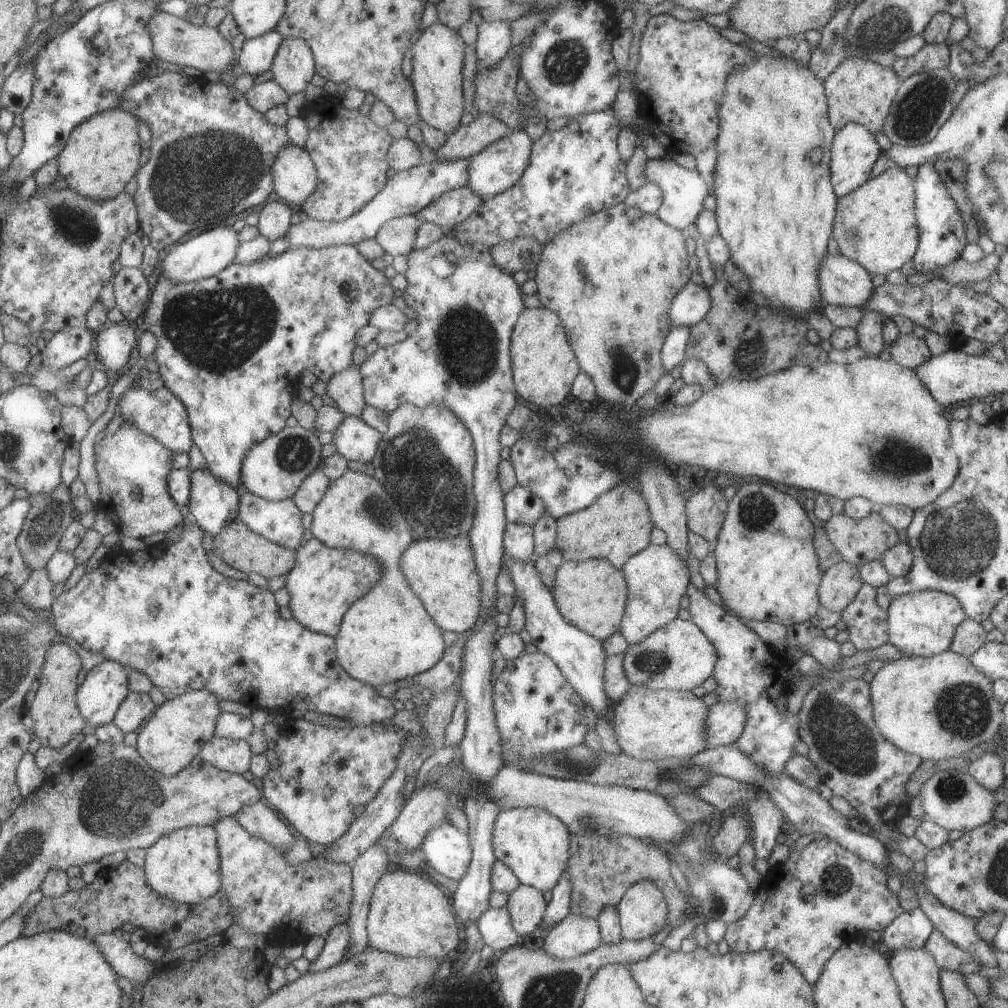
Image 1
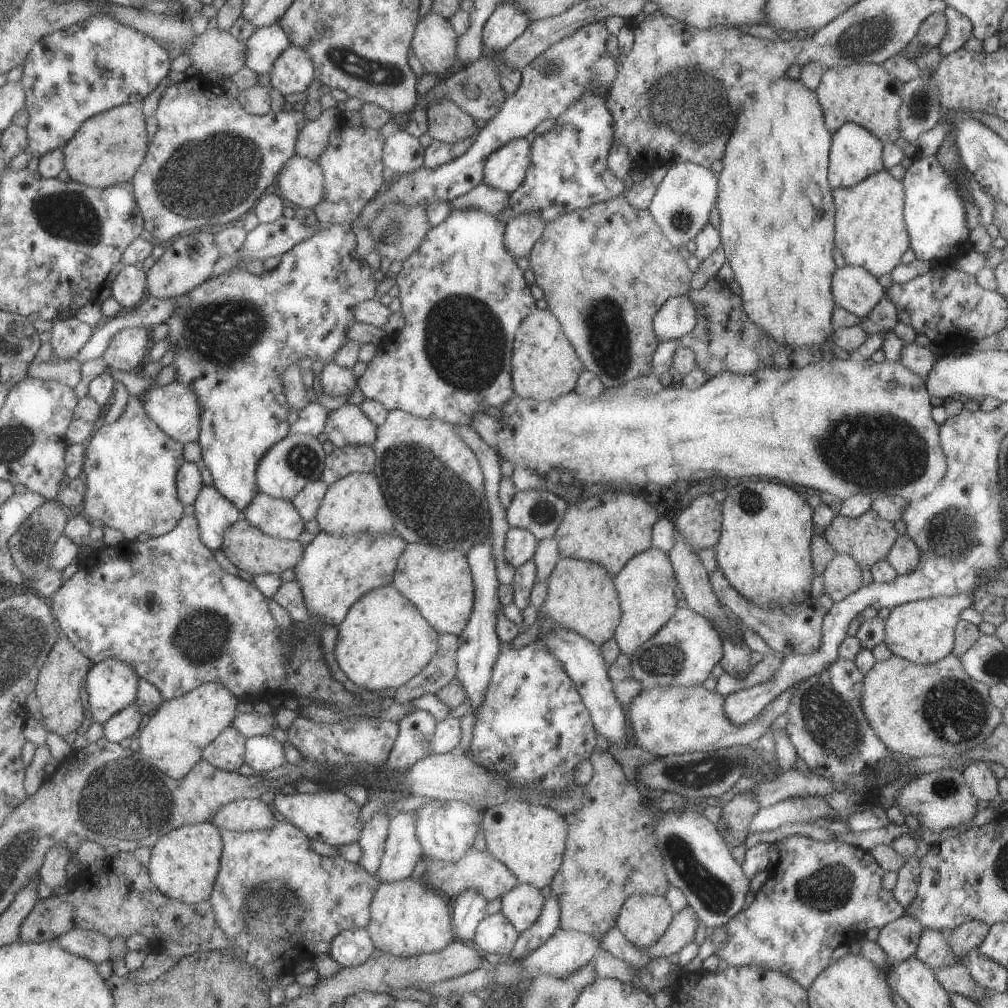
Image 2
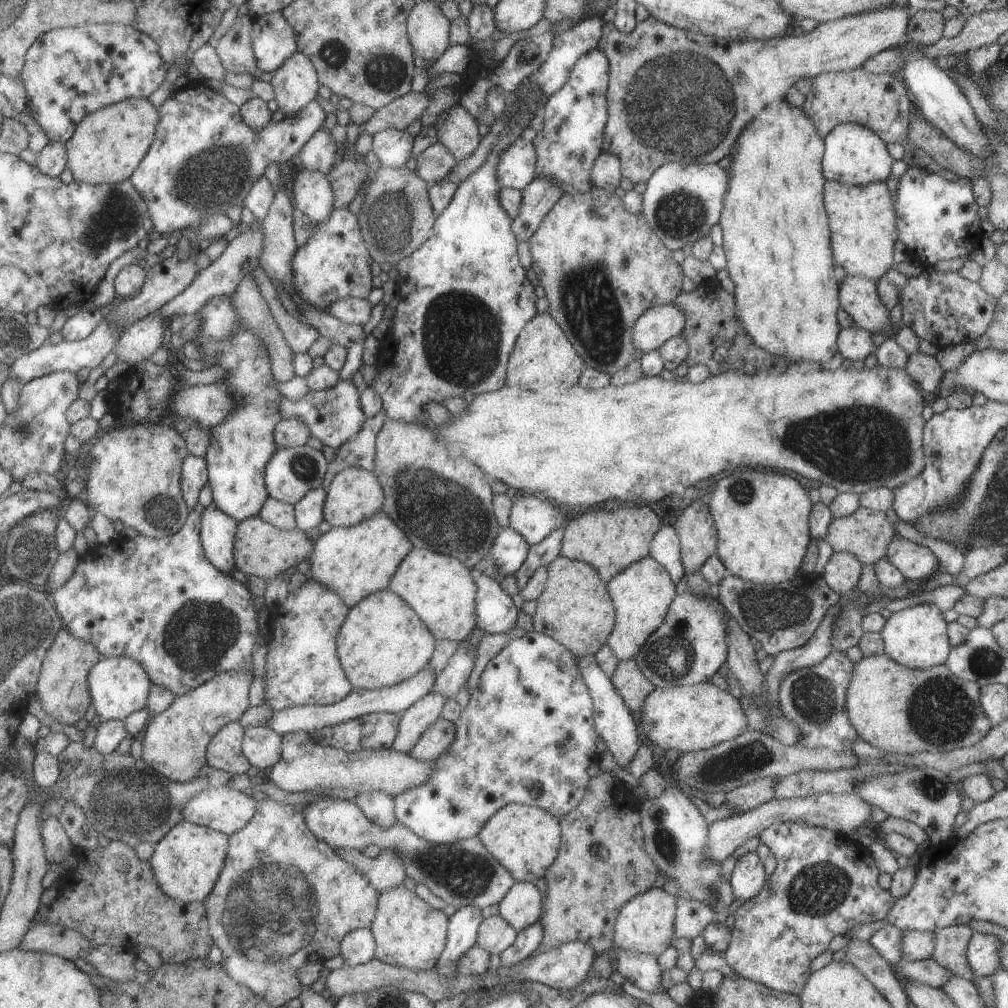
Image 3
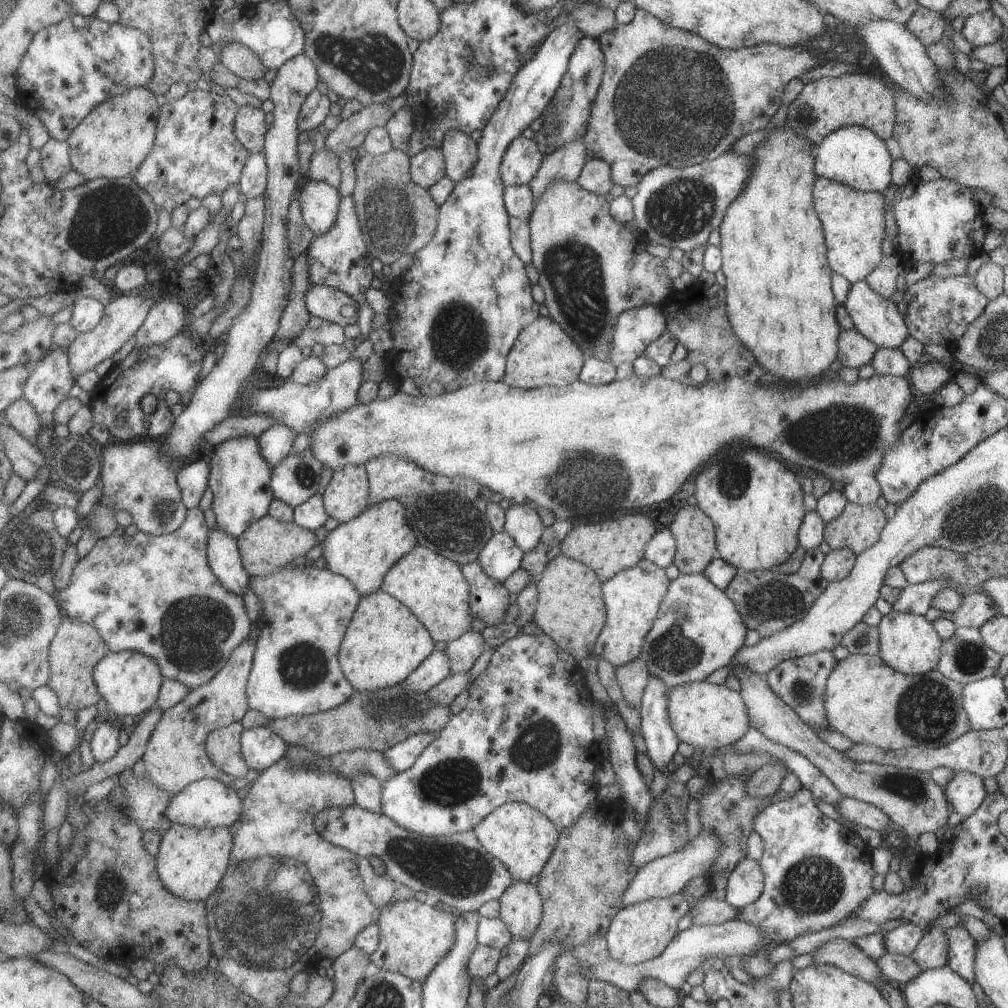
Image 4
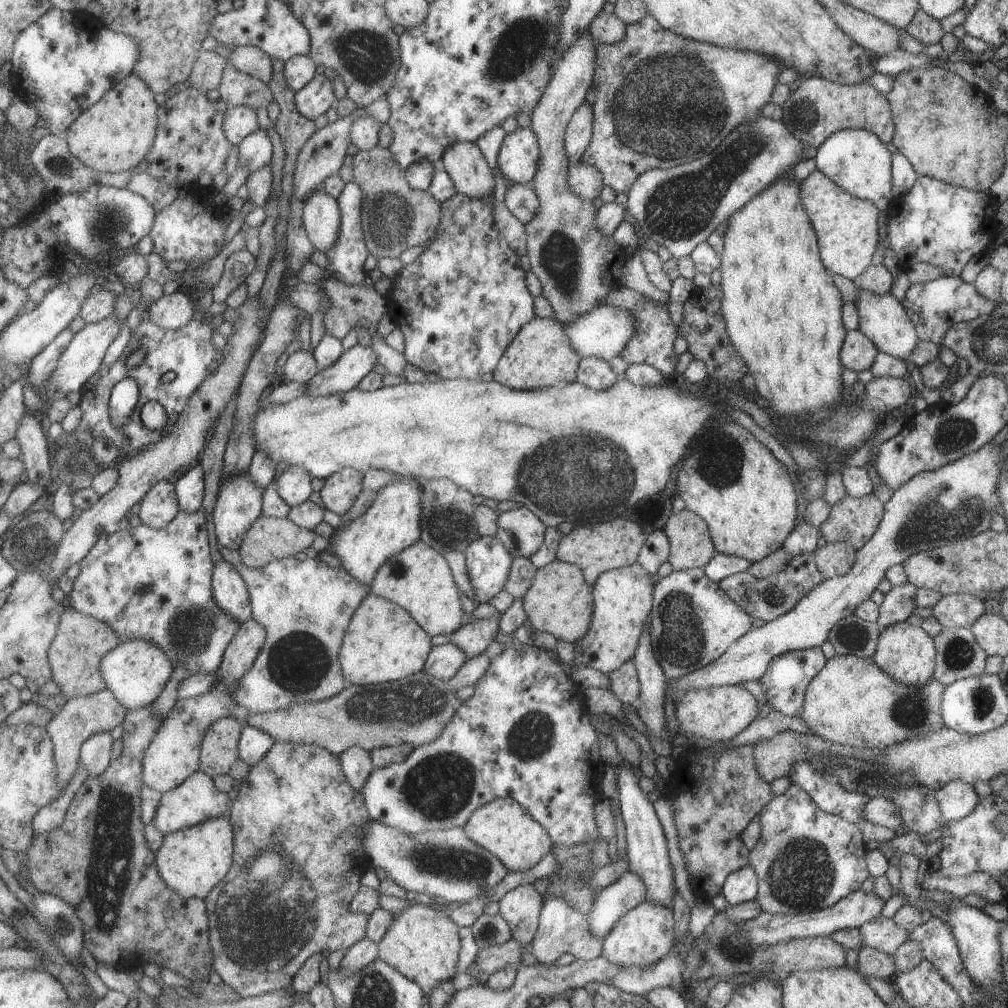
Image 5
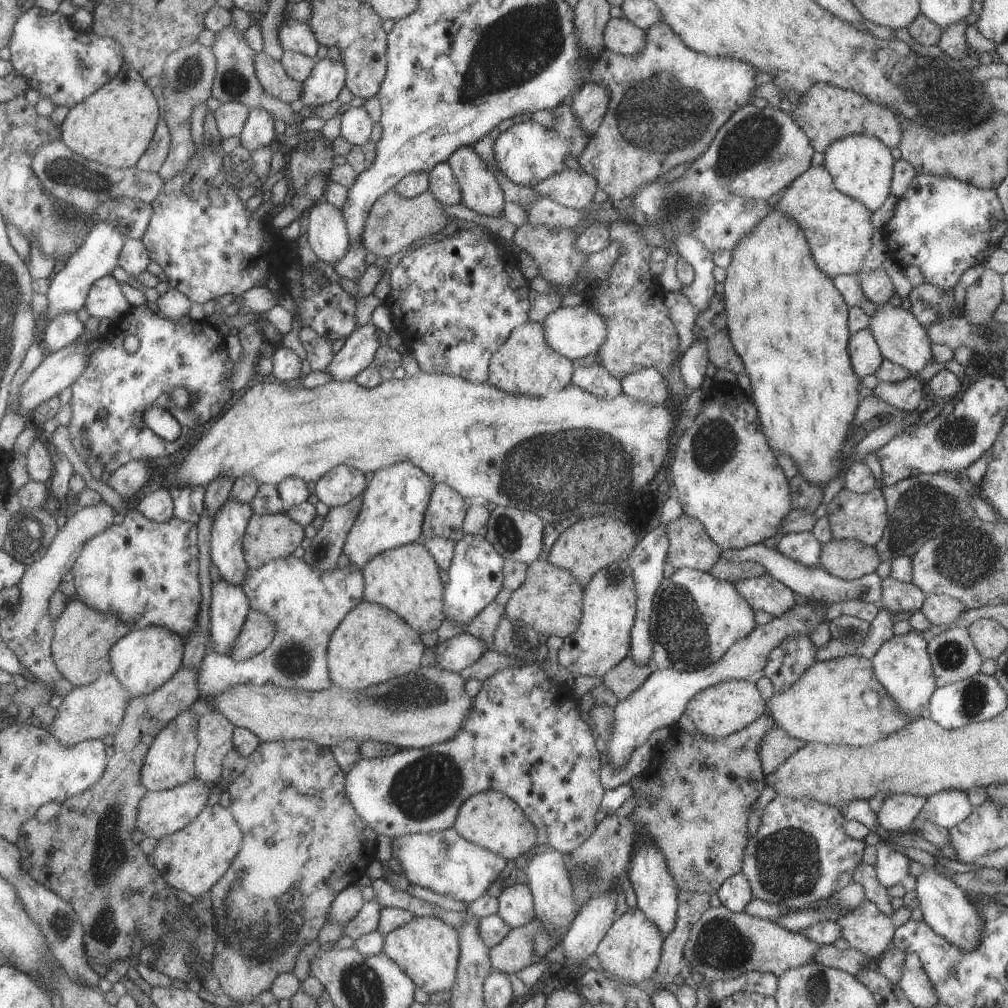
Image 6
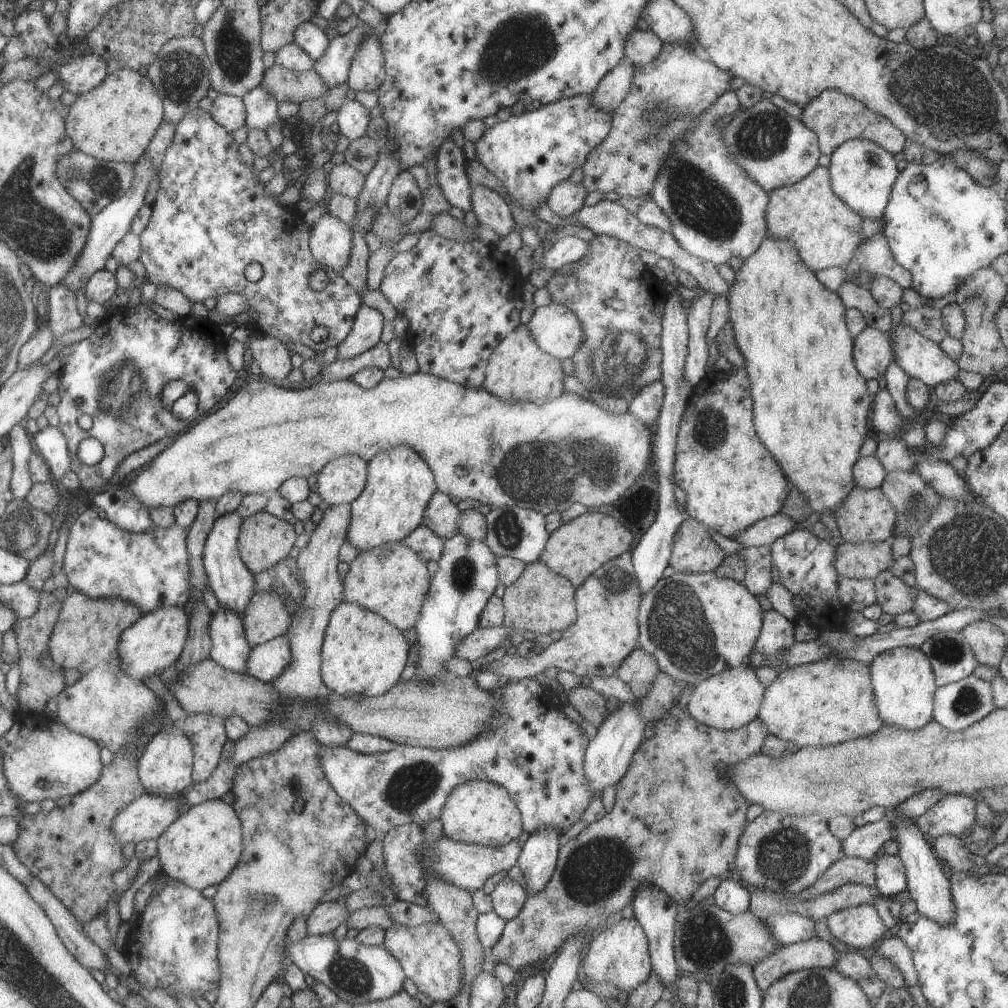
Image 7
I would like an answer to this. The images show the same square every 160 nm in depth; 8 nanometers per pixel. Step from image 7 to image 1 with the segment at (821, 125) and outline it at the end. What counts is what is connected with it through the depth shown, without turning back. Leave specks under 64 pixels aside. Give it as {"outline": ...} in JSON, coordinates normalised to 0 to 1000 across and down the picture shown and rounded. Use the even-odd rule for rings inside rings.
{"outline":[[[840,57],[815,82],[821,103],[821,118],[828,130],[838,122],[848,122],[867,133],[875,131],[878,116],[894,79],[884,66],[874,65],[864,58]]]}

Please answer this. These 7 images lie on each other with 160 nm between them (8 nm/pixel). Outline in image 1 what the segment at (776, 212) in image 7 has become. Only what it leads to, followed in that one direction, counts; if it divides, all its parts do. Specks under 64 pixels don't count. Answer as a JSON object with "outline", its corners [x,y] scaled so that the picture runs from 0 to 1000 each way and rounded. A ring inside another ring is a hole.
{"outline":[[[893,165],[879,167],[852,187],[829,198],[825,234],[831,250],[851,260],[863,273],[880,273],[904,258],[911,243],[907,183]]]}

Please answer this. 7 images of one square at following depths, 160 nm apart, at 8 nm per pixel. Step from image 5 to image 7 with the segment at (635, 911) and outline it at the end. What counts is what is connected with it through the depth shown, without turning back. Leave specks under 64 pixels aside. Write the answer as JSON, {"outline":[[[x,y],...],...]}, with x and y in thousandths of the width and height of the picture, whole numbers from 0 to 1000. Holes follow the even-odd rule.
{"outline":[[[630,910],[616,911],[613,915],[602,919],[600,923],[594,923],[592,929],[585,933],[577,950],[573,978],[577,978],[580,971],[586,971],[593,975],[605,974],[626,984],[646,965],[641,927]]]}

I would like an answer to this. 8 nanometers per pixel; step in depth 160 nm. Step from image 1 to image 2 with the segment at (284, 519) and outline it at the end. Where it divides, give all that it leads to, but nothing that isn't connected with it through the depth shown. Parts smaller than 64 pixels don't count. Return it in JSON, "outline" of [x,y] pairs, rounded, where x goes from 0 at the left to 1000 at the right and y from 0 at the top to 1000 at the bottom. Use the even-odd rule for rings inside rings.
{"outline":[[[253,489],[240,506],[242,515],[265,532],[294,537],[302,516],[289,497]]]}

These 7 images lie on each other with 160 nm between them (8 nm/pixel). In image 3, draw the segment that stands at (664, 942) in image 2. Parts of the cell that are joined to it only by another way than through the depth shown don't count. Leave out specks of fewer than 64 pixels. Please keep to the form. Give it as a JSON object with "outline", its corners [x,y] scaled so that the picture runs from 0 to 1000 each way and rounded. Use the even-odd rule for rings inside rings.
{"outline":[[[671,889],[671,897],[668,916],[669,931],[678,930],[687,933],[710,911],[710,907],[693,894]]]}

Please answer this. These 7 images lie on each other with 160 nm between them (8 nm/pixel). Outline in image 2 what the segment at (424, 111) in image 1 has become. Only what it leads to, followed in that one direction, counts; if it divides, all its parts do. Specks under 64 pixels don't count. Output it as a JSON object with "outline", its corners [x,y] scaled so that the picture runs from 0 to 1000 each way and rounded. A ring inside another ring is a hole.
{"outline":[[[428,10],[422,18],[415,18],[411,35],[407,40],[407,47],[418,63],[421,72],[432,73],[436,80],[441,79],[445,74],[448,74],[445,69],[451,62],[453,37],[454,34],[449,30],[447,23]],[[446,99],[430,100],[423,107],[423,131],[433,140],[449,143],[473,133],[470,120]]]}

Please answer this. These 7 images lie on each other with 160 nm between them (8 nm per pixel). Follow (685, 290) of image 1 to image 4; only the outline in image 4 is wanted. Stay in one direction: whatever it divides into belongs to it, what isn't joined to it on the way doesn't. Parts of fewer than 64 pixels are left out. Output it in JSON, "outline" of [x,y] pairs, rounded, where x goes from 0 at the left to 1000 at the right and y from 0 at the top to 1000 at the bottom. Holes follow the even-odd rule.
{"outline":[[[638,303],[618,309],[611,317],[609,333],[607,334],[607,348],[605,359],[611,364],[616,359],[627,359],[640,344],[661,328],[661,315],[653,303]]]}

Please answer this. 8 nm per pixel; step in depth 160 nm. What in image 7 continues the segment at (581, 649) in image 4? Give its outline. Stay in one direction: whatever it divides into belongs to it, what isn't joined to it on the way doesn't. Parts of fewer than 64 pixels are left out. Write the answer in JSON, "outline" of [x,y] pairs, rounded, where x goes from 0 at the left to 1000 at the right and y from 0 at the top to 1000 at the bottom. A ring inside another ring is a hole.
{"outline":[[[537,557],[522,560],[513,575],[500,584],[497,592],[500,601],[498,621],[515,628],[525,625],[531,630],[557,627],[570,617],[570,586],[563,573],[546,566]]]}

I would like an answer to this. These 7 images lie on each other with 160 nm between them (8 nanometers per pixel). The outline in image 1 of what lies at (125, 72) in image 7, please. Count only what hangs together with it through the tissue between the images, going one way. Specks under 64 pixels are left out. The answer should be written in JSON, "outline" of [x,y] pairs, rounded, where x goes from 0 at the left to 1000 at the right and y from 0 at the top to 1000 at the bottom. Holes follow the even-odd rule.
{"outline":[[[106,108],[95,114],[80,120],[68,132],[64,145],[56,155],[56,164],[59,172],[64,177],[65,186],[73,188],[77,193],[89,196],[93,199],[105,199],[122,189],[122,186],[136,171],[138,152],[140,150],[139,139],[136,136],[136,118],[126,110],[120,108]]]}

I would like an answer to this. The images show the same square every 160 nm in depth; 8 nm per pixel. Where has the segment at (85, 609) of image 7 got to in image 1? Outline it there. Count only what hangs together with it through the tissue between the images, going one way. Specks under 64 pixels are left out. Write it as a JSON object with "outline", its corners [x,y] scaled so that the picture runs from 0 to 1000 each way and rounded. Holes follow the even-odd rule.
{"outline":[[[60,635],[49,640],[44,662],[41,663],[41,671],[37,672],[39,681],[26,703],[34,716],[33,730],[38,733],[40,740],[48,740],[59,745],[84,722],[85,716],[77,705],[74,694],[77,682],[76,667],[79,663],[78,651],[64,636]]]}

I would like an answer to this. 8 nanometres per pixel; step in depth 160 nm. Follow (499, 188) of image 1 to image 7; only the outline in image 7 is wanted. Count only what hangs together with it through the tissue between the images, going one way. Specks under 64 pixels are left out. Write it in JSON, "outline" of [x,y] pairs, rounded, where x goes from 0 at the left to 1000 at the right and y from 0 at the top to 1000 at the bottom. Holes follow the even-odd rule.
{"outline":[[[570,94],[544,104],[534,104],[531,109],[522,110],[521,113],[505,114],[503,119],[493,120],[484,129],[481,128],[477,137],[469,142],[473,159],[499,183],[507,199],[530,210],[535,200],[542,198],[545,188],[564,177],[564,173],[580,161],[582,152],[602,135],[607,120],[605,113],[588,104],[584,94]]]}

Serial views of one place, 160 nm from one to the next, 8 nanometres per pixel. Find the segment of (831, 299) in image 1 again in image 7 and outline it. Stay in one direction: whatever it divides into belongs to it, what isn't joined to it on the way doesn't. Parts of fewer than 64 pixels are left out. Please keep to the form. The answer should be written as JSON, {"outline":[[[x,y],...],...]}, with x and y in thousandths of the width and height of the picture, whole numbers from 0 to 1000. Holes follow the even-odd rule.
{"outline":[[[893,319],[880,331],[885,347],[885,357],[898,368],[901,374],[914,377],[923,386],[929,381],[948,375],[951,365],[948,363],[947,358],[941,356],[930,340],[912,333],[905,323]]]}

